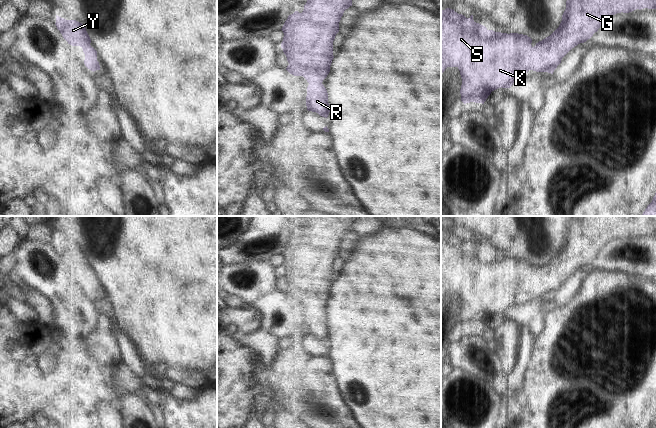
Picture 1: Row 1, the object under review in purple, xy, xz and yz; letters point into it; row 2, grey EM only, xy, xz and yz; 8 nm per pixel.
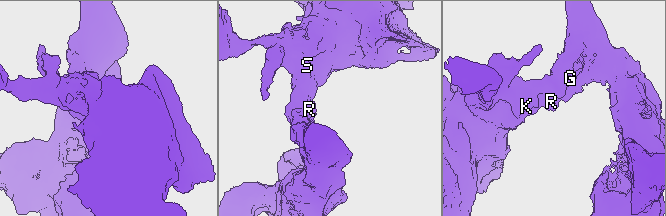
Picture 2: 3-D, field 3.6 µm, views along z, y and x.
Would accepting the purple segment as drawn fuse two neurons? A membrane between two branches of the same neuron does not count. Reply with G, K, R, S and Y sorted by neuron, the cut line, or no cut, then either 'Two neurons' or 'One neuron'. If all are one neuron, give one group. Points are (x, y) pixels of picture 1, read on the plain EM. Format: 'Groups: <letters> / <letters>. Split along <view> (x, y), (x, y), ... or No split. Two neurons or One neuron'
Groups: G K R S Y. No split. One neuron.

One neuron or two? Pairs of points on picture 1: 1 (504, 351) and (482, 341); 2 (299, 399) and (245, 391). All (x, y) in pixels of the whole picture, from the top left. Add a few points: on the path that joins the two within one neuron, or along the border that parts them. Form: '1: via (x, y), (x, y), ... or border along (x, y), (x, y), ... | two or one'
1: border along (488, 333), (503, 369) | two
2: via (286, 395), (258, 395) | one

